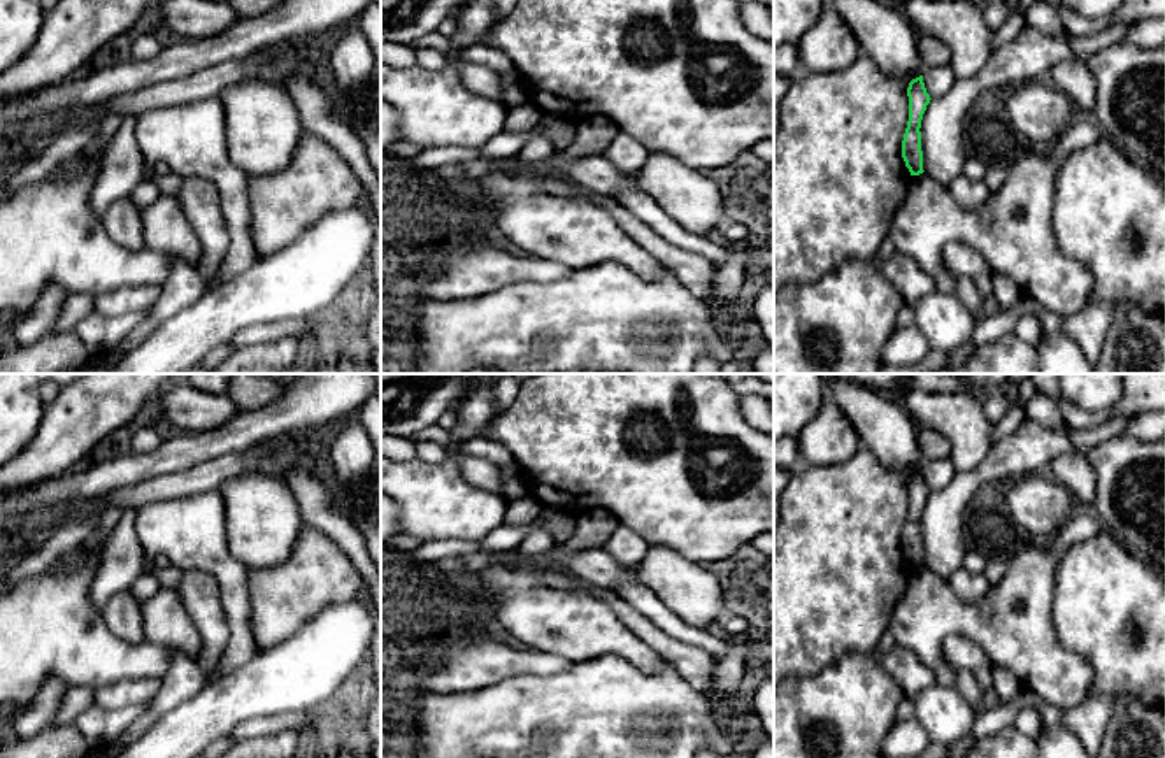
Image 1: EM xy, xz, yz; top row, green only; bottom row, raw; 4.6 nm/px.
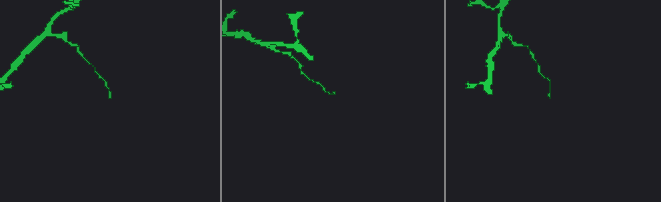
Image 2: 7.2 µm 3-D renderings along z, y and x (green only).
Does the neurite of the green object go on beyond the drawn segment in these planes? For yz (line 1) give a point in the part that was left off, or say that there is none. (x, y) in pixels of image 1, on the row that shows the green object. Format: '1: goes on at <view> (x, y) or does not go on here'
1: does not go on here

